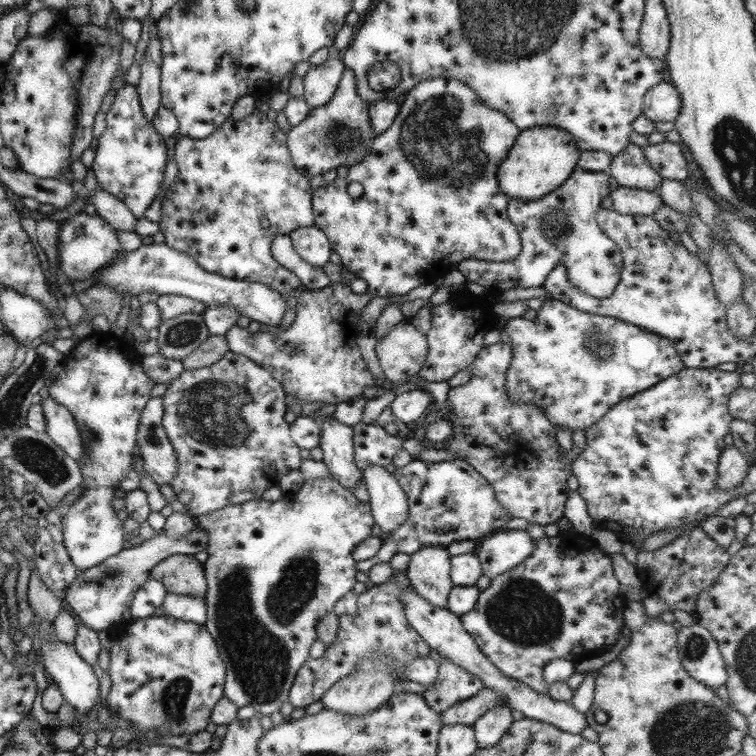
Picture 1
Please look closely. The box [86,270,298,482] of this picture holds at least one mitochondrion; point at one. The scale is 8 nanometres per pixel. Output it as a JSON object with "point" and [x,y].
{"point":[216,412]}

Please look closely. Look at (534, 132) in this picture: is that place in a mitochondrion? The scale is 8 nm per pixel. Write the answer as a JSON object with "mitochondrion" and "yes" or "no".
{"mitochondrion":"no"}

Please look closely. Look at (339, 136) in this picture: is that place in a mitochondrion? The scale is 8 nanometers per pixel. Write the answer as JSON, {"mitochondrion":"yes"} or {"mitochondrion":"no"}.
{"mitochondrion":"yes"}

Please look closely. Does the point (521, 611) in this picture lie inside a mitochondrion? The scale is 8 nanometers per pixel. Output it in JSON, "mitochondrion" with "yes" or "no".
{"mitochondrion":"yes"}

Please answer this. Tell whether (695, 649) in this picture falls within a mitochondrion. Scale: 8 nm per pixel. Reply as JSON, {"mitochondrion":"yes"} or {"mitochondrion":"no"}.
{"mitochondrion":"yes"}

